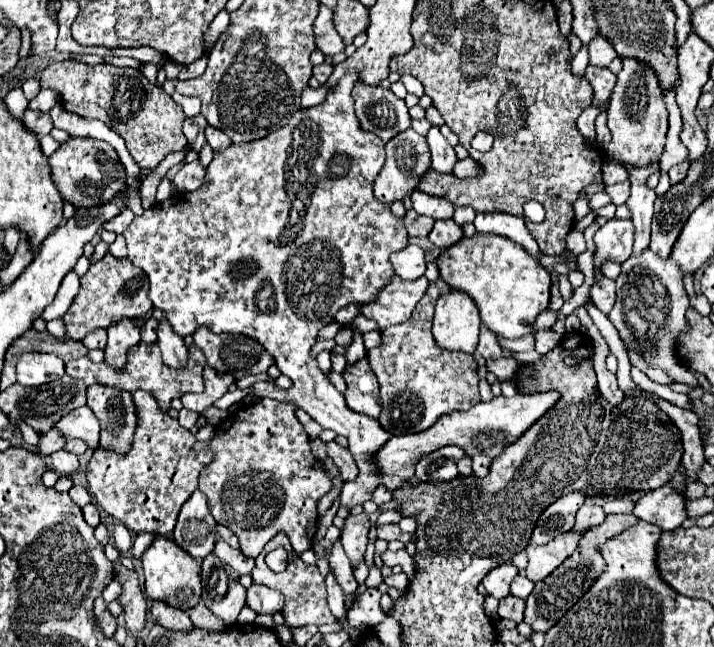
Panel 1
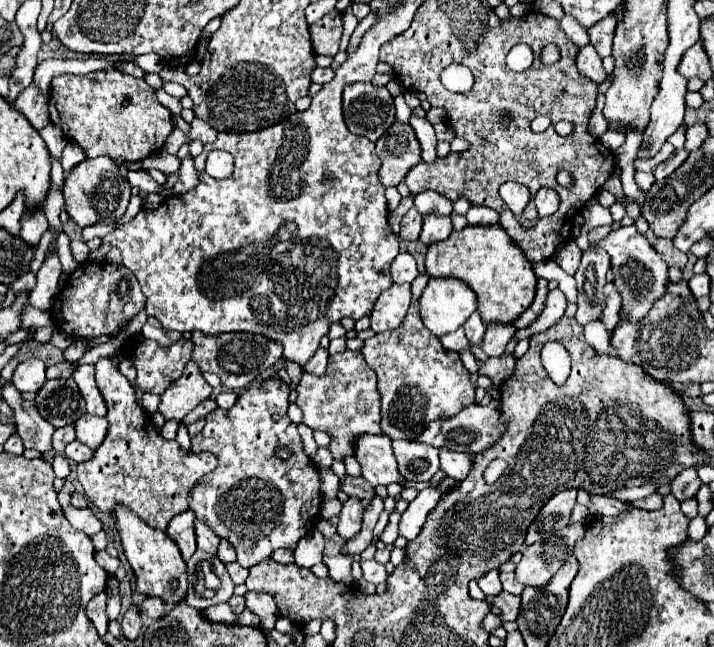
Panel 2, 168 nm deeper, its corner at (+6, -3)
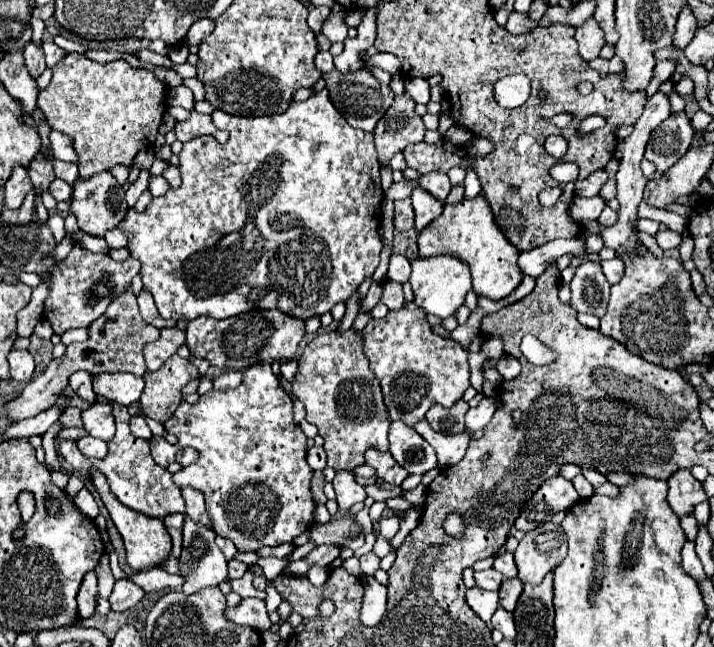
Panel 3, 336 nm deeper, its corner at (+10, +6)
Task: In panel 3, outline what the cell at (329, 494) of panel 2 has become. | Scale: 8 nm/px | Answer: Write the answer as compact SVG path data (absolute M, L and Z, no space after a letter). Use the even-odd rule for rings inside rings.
M310 447L308 449L308 465L312 471L322 471L326 467L326 453L322 447Z

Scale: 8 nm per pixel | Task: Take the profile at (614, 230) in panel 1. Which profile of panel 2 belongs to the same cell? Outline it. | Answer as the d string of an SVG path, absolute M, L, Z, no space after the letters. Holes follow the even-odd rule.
M604 250L584 252L580 268L574 274L578 288L576 320L582 326L602 318L602 310L606 306L604 284L606 284L608 268L610 268L610 256Z

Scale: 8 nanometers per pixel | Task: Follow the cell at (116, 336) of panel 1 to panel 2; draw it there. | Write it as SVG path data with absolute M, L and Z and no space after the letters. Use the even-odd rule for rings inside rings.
M98 360L96 386L108 408L110 430L102 446L88 462L80 462L76 468L78 482L84 488L86 498L102 512L112 512L118 504L128 506L140 520L156 530L166 530L168 522L188 510L188 492L208 472L214 470L216 458L204 452L204 458L182 450L178 442L164 442L156 432L150 414L146 414L134 400L134 388L120 374L120 370L108 360Z

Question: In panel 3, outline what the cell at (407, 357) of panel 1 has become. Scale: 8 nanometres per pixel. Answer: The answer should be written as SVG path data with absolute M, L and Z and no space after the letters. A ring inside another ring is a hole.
M404 303L404 307L398 311L388 311L384 319L370 319L366 329L362 331L362 337L364 337L364 355L368 357L370 369L374 371L374 375L382 385L390 421L402 421L404 425L414 427L420 419L424 419L426 411L432 405L452 407L458 399L462 399L464 391L470 387L466 351L462 349L460 343L436 335L426 321L426 313L414 303Z

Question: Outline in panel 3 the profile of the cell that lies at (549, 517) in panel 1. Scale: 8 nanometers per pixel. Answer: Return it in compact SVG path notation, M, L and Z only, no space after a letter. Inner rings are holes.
M562 475L552 477L552 479L544 481L542 487L538 489L538 493L534 493L534 497L530 499L530 503L524 505L514 527L524 533L532 531L532 529L552 521L552 517L558 511L570 509L570 505L574 505L576 501L578 501L578 493L576 493L574 485L570 481L566 481Z

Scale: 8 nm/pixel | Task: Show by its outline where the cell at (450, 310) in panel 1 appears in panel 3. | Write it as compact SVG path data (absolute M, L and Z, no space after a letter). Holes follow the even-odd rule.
M438 255L438 257L428 257L428 259L416 259L412 261L412 275L410 275L410 285L414 291L414 303L422 307L428 315L436 315L440 319L452 317L462 305L472 289L472 279L468 267L450 257L450 255Z

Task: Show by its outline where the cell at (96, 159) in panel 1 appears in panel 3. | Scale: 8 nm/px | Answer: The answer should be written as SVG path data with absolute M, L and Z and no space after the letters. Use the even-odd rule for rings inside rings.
M110 171L96 173L90 179L78 177L72 185L72 199L70 199L70 211L78 219L78 227L84 233L90 235L104 235L108 229L114 229L126 215L126 197L124 197L124 187L116 181L116 177Z

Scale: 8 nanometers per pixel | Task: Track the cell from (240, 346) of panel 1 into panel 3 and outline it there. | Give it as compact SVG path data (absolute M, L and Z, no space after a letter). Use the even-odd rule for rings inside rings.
M254 309L230 319L210 319L198 317L192 319L186 327L186 347L192 357L202 357L210 365L224 371L244 371L260 361L286 361L292 359L298 343L304 337L304 321L290 317L278 309L262 311Z

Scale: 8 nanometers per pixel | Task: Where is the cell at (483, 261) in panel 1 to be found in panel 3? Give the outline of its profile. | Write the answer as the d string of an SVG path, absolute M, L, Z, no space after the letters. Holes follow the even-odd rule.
M482 193L474 199L464 199L456 205L444 205L442 215L418 233L418 251L420 257L452 255L466 263L472 273L474 293L492 301L508 297L522 283L524 277L522 269L518 269L520 251L514 249L514 245L510 245L504 233L496 227L492 209Z

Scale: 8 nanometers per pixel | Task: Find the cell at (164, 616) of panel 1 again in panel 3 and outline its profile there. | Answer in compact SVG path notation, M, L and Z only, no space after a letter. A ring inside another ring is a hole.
M120 579L116 581L114 585L114 591L112 591L112 597L110 597L110 605L112 605L112 611L128 611L130 607L138 605L142 599L144 599L144 589L134 585L130 579Z

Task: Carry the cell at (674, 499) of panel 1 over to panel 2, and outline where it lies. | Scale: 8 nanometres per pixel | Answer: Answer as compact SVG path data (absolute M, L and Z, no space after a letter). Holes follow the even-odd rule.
M590 496L590 514L598 514L598 516L614 516L614 514L622 514L626 512L630 506L626 502L620 502L616 498L610 496Z

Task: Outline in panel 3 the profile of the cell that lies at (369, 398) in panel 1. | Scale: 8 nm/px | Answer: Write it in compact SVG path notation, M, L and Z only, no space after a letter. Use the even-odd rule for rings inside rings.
M332 329L320 331L298 359L292 393L304 403L306 421L316 425L318 435L324 437L328 467L336 471L354 469L364 463L364 451L368 447L388 449L390 419L382 401L380 383L362 353L362 333L354 333L352 329L346 333L336 333Z

